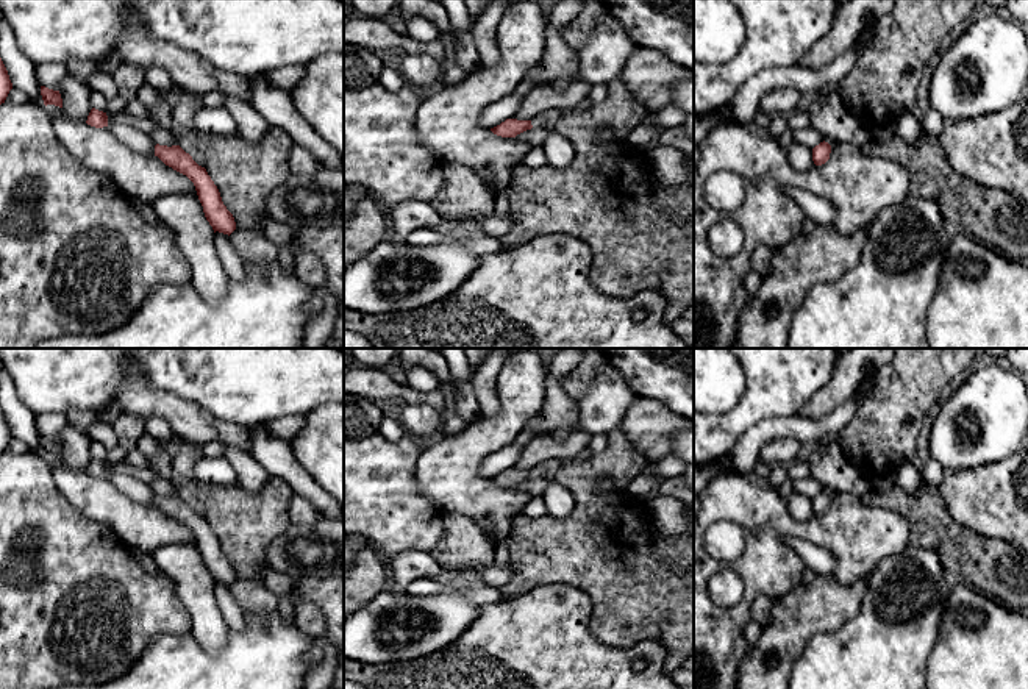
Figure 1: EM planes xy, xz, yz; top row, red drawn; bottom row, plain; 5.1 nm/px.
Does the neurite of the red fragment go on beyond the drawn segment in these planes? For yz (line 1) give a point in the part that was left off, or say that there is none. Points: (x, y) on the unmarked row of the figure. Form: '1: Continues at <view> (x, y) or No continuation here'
1: No continuation here

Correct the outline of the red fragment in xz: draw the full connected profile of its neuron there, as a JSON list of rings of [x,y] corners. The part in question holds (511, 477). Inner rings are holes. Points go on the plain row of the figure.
[[[506,469],[500,475],[491,478],[491,481],[502,487],[516,487],[517,484],[531,478],[531,470]]]

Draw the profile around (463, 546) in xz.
[[[445,511],[442,527],[444,534],[430,555],[444,569],[467,570],[494,564],[497,547],[475,519]]]

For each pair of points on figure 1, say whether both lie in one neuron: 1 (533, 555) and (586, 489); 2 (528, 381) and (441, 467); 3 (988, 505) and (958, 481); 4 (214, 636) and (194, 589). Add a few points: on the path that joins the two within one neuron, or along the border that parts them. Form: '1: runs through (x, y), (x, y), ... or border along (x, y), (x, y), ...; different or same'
1: runs through (552, 544), (586, 508); same
2: runs through (516, 406), (486, 436), (466, 450); same
3: runs through (980, 499), (966, 489); same
4: runs through (208, 625), (199, 600); same

